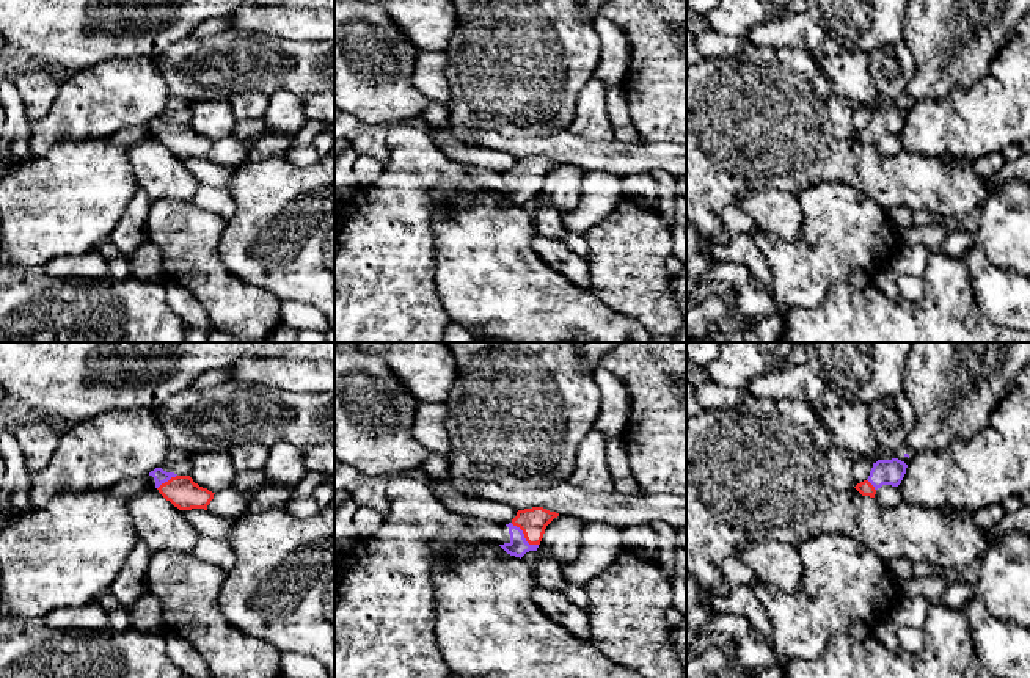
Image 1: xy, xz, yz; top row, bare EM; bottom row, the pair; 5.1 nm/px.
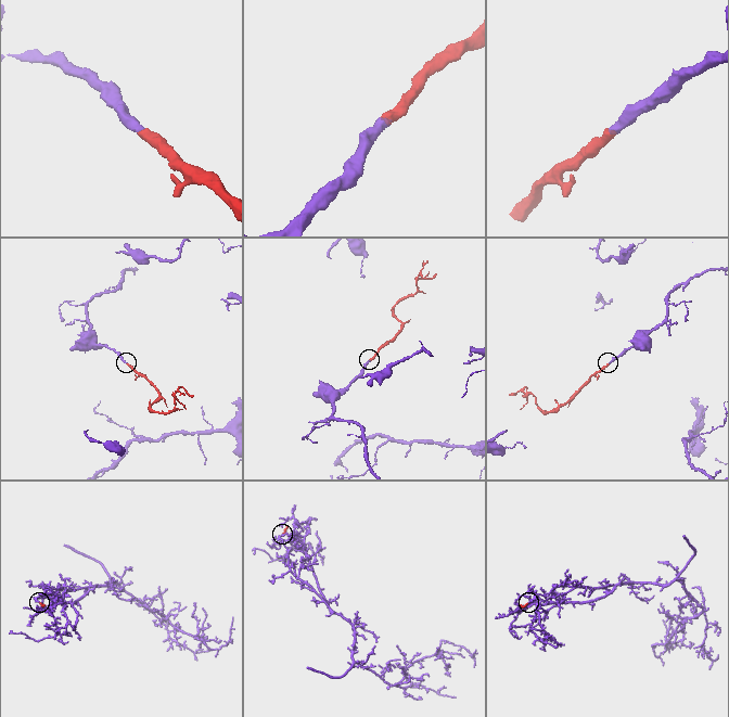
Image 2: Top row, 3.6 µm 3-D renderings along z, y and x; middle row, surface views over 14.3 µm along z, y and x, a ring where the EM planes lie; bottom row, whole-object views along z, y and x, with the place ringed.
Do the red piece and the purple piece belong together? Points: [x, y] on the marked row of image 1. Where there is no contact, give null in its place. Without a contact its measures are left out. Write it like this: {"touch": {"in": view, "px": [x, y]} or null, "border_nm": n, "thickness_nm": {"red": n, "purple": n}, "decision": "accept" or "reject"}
{"touch": {"in": "xz", "px": [525, 535]}, "border_nm": 180, "thickness_nm": {"red": 140, "purple": 100}, "decision": "accept"}

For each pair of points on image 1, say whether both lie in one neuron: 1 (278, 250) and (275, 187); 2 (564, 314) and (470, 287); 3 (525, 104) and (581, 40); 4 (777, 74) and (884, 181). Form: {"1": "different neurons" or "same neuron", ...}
{"1": "same neuron", "2": "same neuron", "3": "same neuron", "4": "same neuron"}

